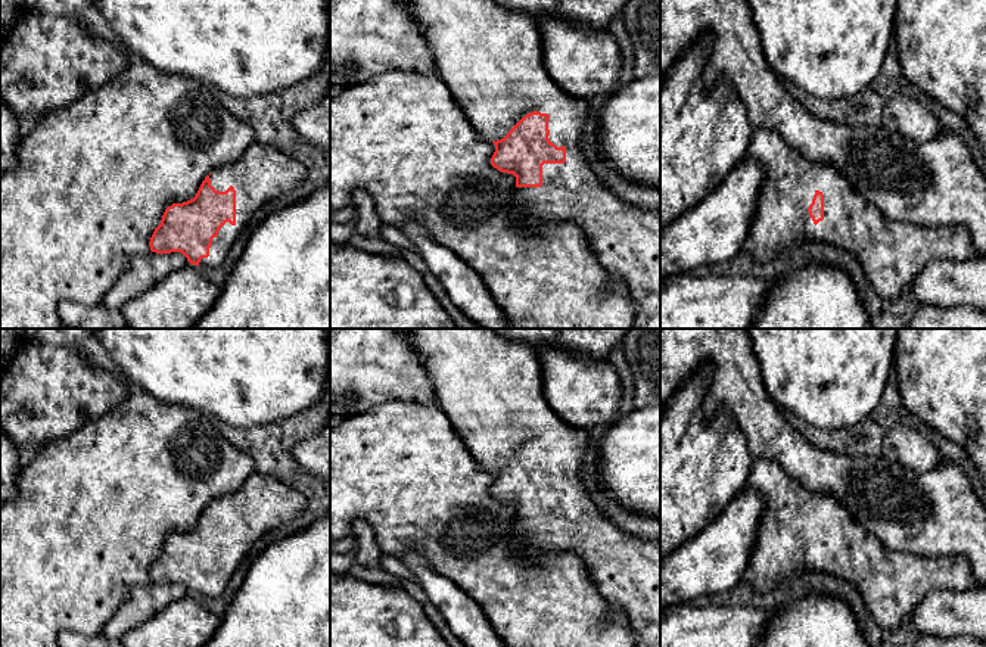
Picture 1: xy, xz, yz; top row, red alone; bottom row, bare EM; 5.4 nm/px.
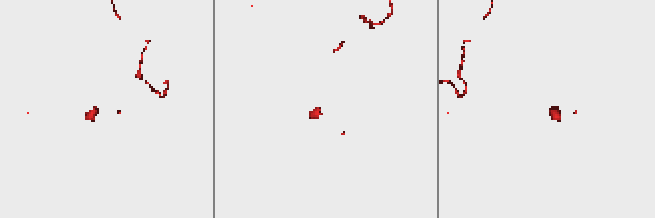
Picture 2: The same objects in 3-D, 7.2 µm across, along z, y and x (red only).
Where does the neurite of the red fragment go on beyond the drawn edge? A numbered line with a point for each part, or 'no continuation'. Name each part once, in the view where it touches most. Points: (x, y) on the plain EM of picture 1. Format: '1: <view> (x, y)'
1: xz (490, 388)

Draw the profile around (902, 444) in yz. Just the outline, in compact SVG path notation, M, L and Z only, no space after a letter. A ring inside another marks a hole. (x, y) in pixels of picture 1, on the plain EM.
M902 423L883 436L881 455L917 473L926 473L943 461L942 452L926 435Z

